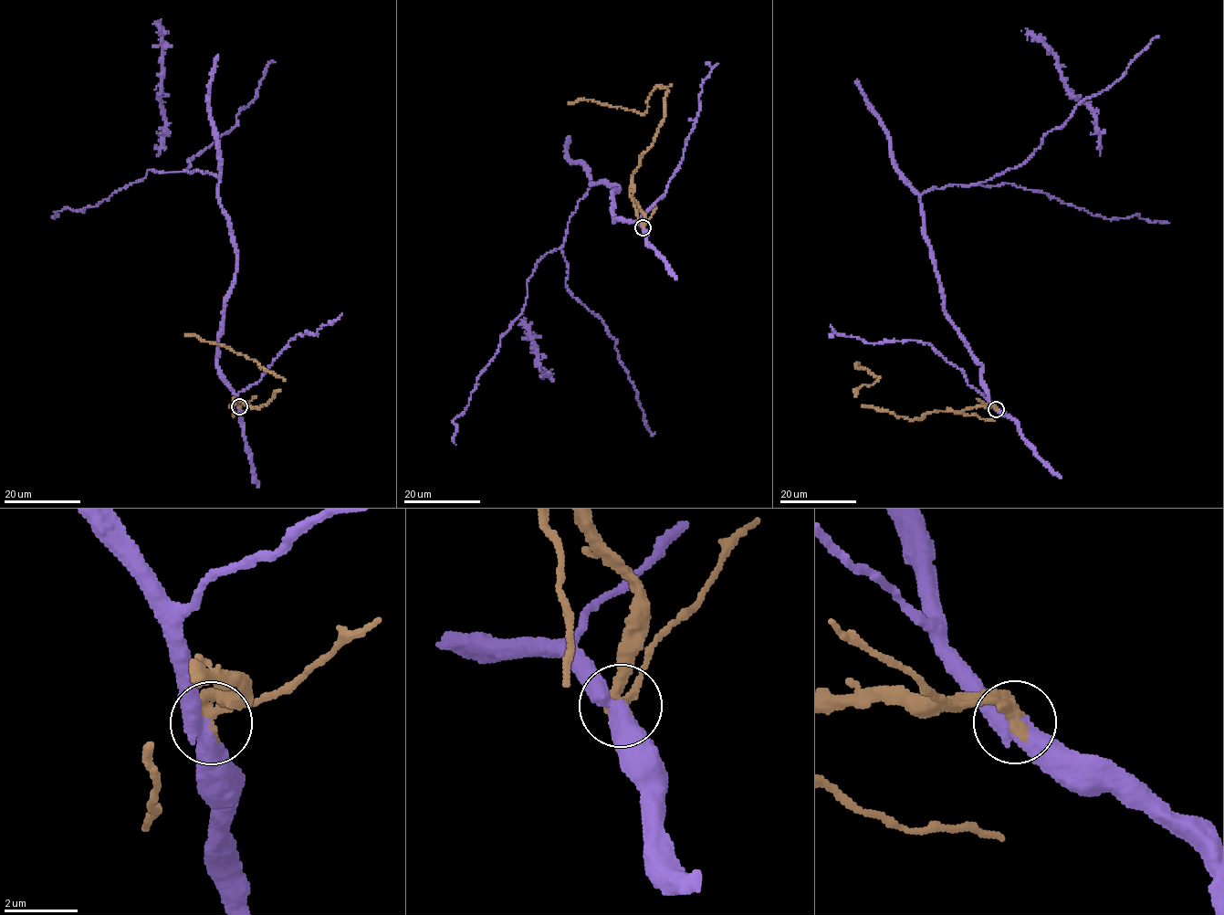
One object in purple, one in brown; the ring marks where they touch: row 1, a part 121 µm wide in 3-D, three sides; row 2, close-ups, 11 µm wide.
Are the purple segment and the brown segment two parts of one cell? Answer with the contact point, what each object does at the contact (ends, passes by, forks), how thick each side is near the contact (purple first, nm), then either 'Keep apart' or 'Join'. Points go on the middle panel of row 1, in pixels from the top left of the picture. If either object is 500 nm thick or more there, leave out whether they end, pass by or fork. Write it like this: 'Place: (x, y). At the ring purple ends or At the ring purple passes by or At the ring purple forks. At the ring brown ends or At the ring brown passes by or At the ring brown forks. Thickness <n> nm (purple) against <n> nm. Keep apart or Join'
Place: (643, 227). At the ring purple passes by. At the ring brown ends. Thickness 460 nm (purple) against 400 nm. Keep apart

